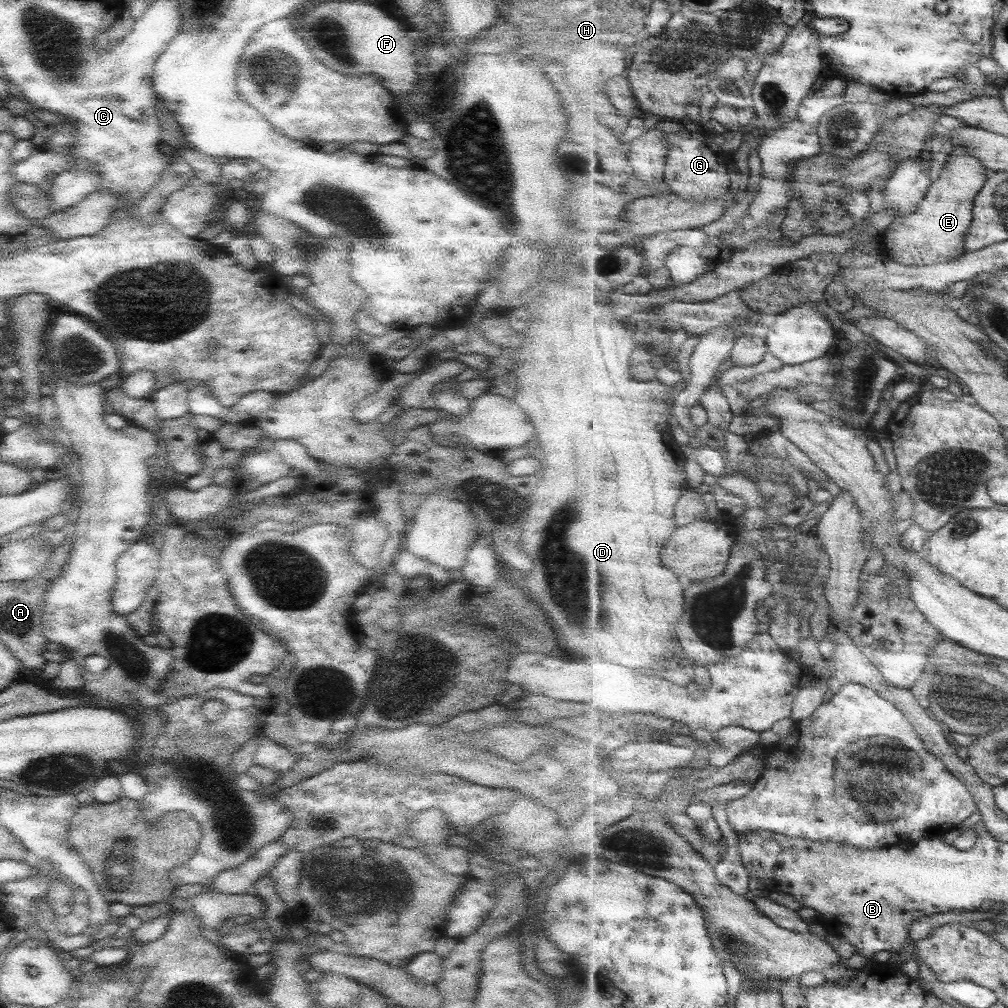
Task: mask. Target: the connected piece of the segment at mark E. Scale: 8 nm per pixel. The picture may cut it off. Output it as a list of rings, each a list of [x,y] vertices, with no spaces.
[[[957,146],[949,155],[939,179],[936,179],[928,188],[926,198],[920,202],[915,211],[907,215],[900,215],[884,233],[883,251],[886,258],[910,266],[930,266],[946,264],[968,253],[966,241],[974,220],[975,204],[977,197],[981,195],[989,180],[990,172],[989,168],[977,156],[969,153],[968,148]]]

